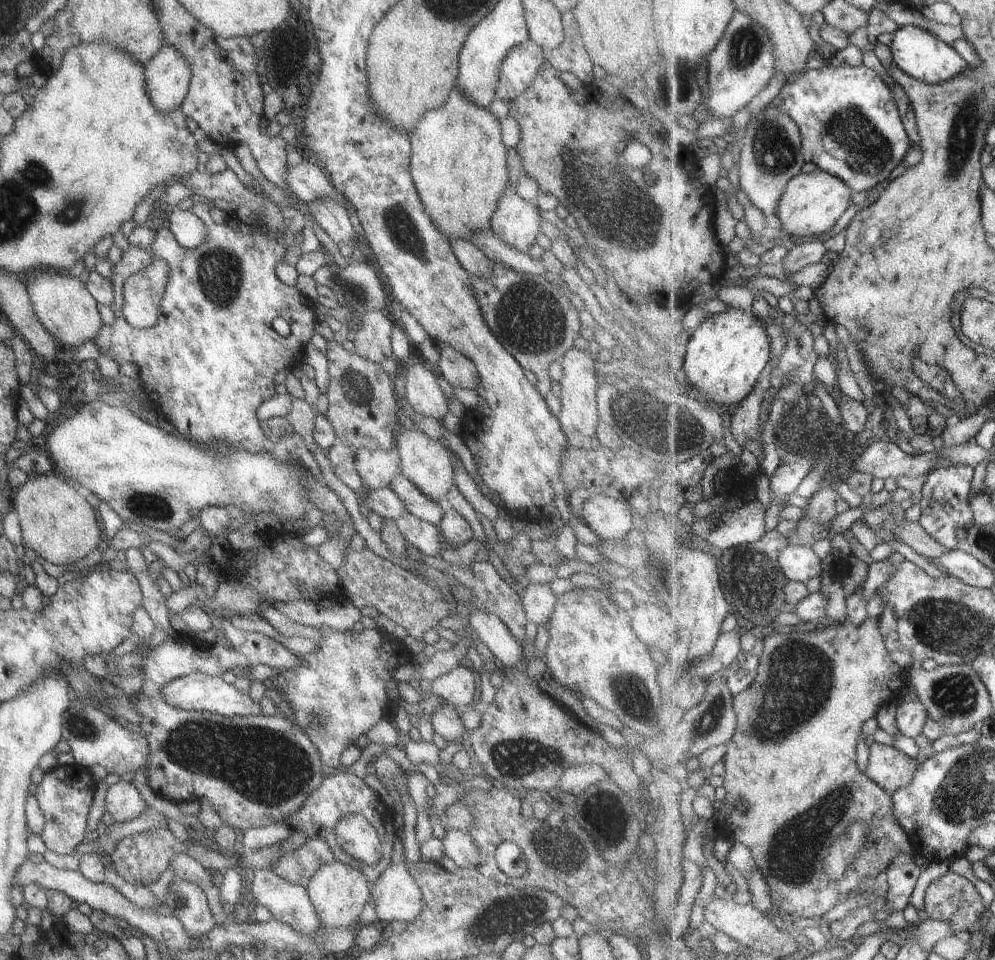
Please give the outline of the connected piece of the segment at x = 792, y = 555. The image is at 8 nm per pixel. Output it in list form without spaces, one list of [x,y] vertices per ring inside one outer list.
[[[789,544],[778,556],[788,582],[806,583],[823,573],[821,558],[811,548]]]

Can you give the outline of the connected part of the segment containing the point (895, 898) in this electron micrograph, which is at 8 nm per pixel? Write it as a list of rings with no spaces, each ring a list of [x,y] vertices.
[[[899,855],[890,866],[886,876],[889,910],[903,912],[911,902],[911,894],[921,876],[921,868],[913,862],[912,857]]]

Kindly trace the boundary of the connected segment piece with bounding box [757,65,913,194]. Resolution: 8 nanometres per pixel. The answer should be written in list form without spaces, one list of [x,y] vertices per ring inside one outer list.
[[[831,65],[820,68],[820,69],[807,68],[805,71],[803,71],[799,75],[796,75],[795,77],[789,77],[789,80],[786,80],[778,96],[773,99],[773,101],[767,106],[767,108],[764,108],[761,112],[758,112],[757,114],[761,114],[763,111],[766,111],[769,107],[782,108],[784,111],[787,111],[795,119],[795,122],[799,125],[799,128],[802,134],[802,151],[803,151],[804,157],[806,158],[806,162],[812,162],[817,166],[817,168],[827,171],[829,174],[837,175],[839,178],[841,178],[841,180],[843,180],[843,182],[846,182],[854,190],[854,192],[864,192],[866,194],[869,194],[870,191],[873,190],[875,186],[877,186],[877,184],[880,185],[881,182],[883,182],[883,180],[887,180],[887,178],[891,176],[891,172],[893,172],[893,170],[895,170],[895,168],[897,168],[897,166],[899,166],[899,164],[901,164],[901,162],[905,160],[905,156],[907,156],[907,154],[911,152],[911,143],[913,142],[909,138],[908,131],[905,130],[905,126],[903,126],[903,118],[901,118],[900,110],[898,109],[895,97],[893,96],[893,93],[891,92],[890,86],[887,85],[881,79],[881,76],[877,72],[875,72],[873,68],[867,68],[864,65],[861,65],[859,67],[845,66],[844,68],[843,66],[833,68],[833,66]]]

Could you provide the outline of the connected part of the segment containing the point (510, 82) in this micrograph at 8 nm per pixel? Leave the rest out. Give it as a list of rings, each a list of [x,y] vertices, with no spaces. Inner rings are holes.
[[[528,38],[514,44],[499,63],[494,99],[510,101],[521,94],[535,78],[545,55],[542,48]]]

